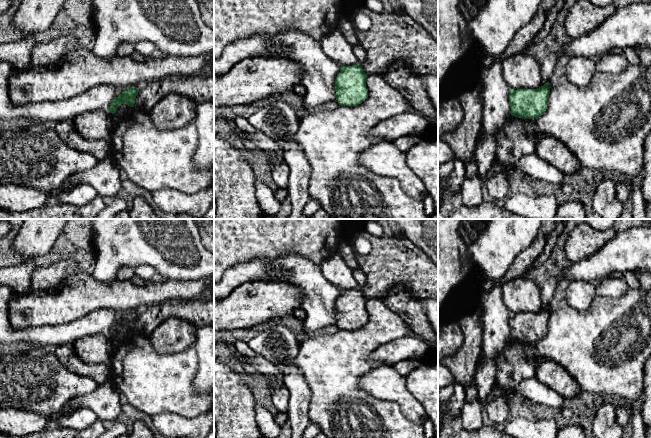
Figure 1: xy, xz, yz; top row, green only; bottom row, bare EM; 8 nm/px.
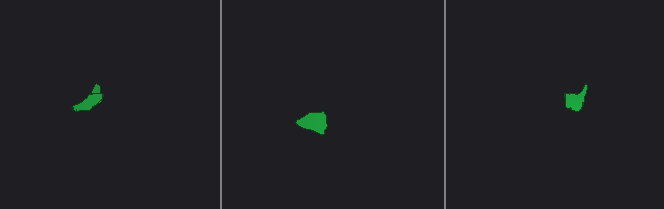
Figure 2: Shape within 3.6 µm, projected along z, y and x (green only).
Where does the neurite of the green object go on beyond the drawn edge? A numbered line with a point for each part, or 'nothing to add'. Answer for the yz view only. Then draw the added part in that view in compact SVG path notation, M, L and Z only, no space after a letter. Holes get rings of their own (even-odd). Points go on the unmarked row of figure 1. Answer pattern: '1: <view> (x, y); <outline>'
nothing to add

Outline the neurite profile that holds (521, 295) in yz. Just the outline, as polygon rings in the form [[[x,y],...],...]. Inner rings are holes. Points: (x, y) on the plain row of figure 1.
[[[528,276],[504,282],[502,299],[510,313],[537,313],[541,311],[541,288]]]

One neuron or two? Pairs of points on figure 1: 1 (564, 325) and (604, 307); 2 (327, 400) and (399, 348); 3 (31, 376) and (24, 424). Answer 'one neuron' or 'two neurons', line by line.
1: one neuron
2: two neurons
3: two neurons

